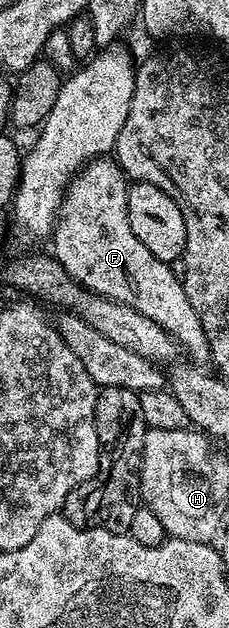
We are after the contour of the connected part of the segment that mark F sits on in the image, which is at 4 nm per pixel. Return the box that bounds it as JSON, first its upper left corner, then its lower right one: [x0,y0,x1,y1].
[52,156,211,364]

